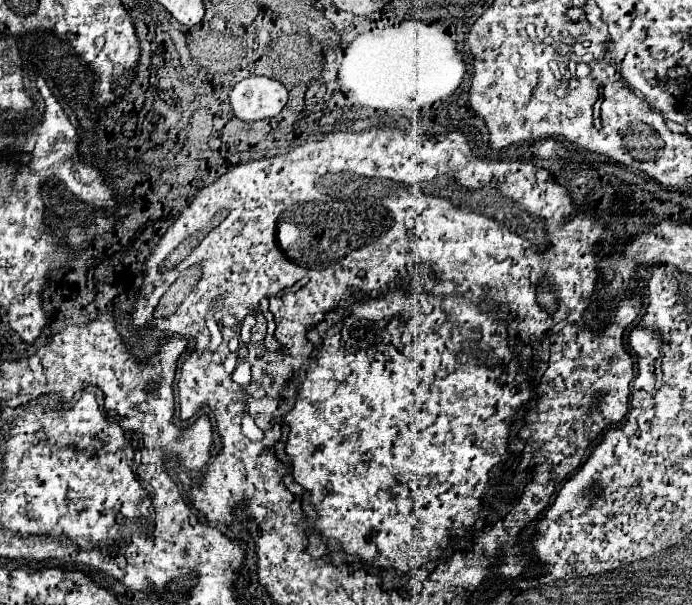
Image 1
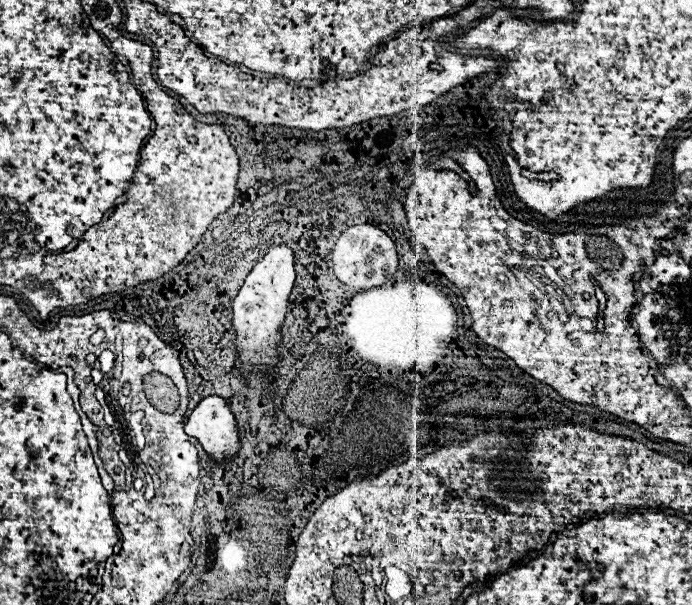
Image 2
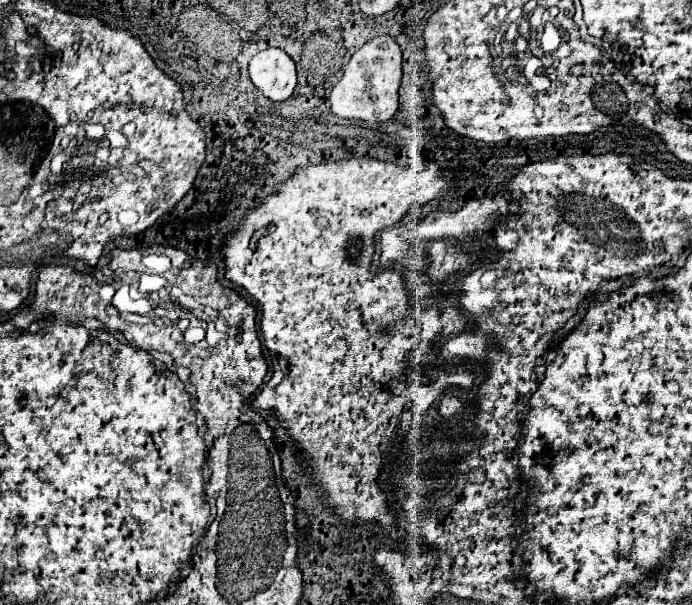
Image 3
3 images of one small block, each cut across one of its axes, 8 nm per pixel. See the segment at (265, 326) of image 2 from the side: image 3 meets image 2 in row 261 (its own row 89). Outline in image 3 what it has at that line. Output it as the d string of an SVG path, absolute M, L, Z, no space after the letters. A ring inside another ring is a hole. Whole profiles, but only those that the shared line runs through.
M266 48L250 60L250 78L266 98L282 102L296 88L296 66L282 48Z

